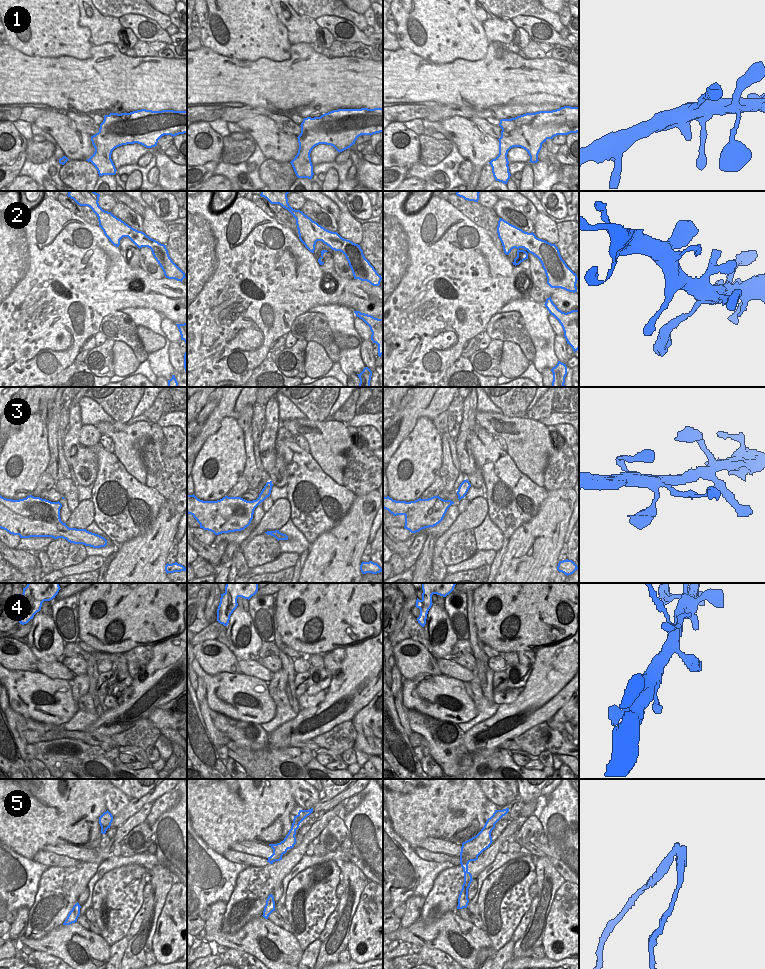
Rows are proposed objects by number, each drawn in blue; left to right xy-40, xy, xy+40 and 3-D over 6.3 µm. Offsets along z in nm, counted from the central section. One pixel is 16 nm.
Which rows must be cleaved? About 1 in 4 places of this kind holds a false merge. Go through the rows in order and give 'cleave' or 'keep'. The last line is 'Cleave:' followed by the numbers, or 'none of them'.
1: keep
2: keep
3: keep
4: keep
5: cleave
Cleave: 5

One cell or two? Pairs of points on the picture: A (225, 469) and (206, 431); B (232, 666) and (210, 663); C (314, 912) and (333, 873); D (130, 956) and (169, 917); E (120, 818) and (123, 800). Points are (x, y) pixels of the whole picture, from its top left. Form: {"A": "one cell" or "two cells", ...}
{"A": "two cells", "B": "one cell", "C": "one cell", "D": "two cells", "E": "two cells"}

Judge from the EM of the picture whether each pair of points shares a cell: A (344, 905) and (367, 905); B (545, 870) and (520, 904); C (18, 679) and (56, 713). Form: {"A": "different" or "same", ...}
{"A": "different", "B": "different", "C": "same"}

